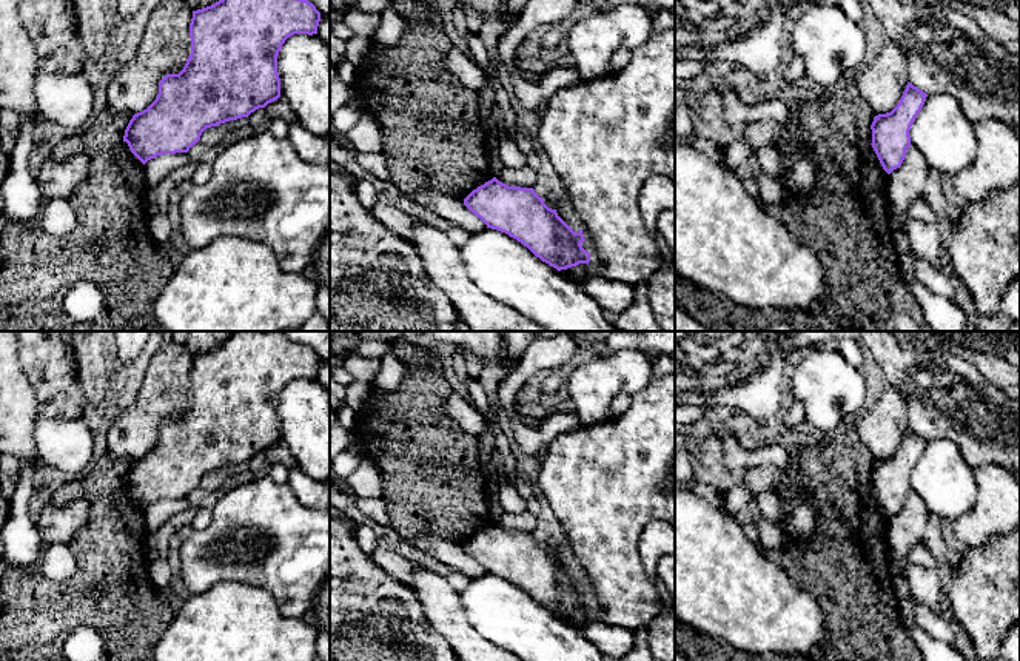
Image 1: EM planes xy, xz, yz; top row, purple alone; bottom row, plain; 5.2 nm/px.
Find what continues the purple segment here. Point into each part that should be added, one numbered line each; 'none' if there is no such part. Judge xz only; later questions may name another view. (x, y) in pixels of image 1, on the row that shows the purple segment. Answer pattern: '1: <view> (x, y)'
none

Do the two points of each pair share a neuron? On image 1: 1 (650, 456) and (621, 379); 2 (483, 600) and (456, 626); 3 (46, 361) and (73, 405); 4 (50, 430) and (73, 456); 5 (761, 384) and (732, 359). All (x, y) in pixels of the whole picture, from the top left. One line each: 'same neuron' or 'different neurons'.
1: different neurons
2: different neurons
3: same neuron
4: same neuron
5: same neuron

